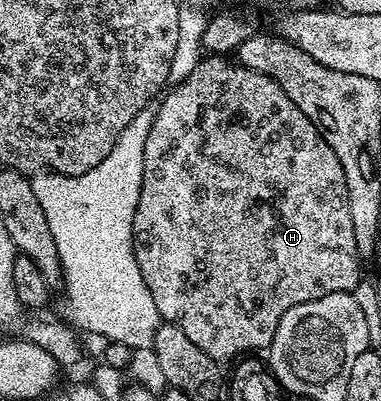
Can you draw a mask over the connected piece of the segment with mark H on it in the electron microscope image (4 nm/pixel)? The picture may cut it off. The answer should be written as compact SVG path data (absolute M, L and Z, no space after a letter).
M204 56L199 59L193 72L185 76L185 80L174 83L162 95L154 111L153 128L149 128L149 136L145 139L141 196L133 216L133 248L145 288L149 288L149 296L153 296L153 304L157 304L157 312L163 322L171 322L181 328L181 332L185 332L185 336L189 336L189 340L193 340L193 344L205 352L205 356L223 364L226 358L235 360L252 352L266 351L277 332L277 324L281 324L281 316L285 316L289 308L321 296L345 294L356 289L354 286L359 282L361 256L357 252L357 236L353 236L349 188L341 160L337 160L337 152L329 148L313 120L309 120L309 116L305 116L305 112L301 112L301 108L297 108L289 96L285 96L285 88L281 88L281 84L261 72L253 72L239 65L230 57Z

